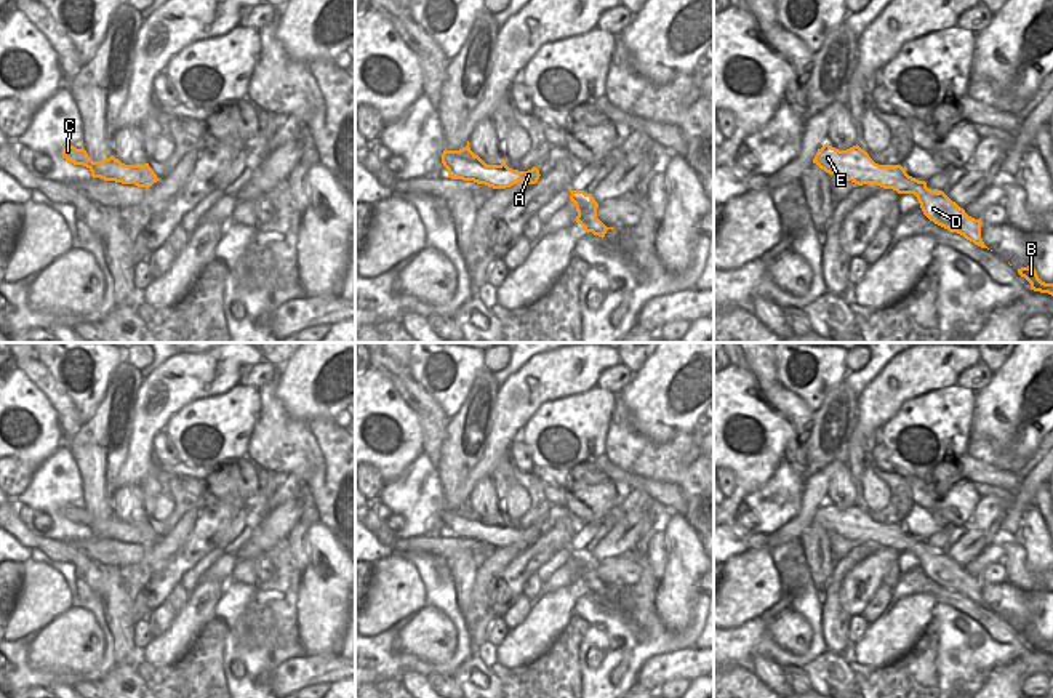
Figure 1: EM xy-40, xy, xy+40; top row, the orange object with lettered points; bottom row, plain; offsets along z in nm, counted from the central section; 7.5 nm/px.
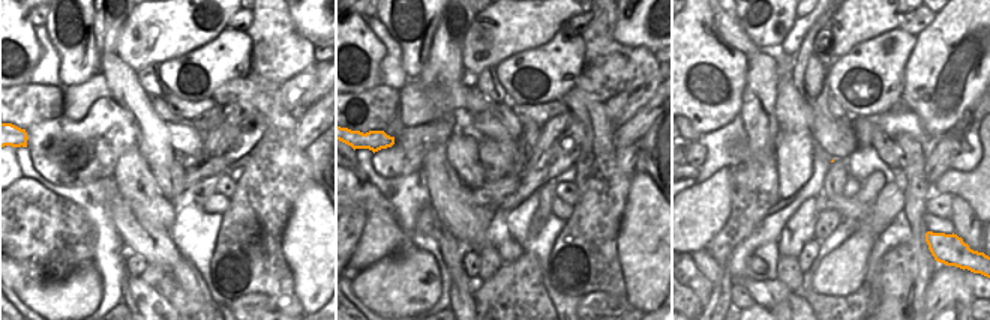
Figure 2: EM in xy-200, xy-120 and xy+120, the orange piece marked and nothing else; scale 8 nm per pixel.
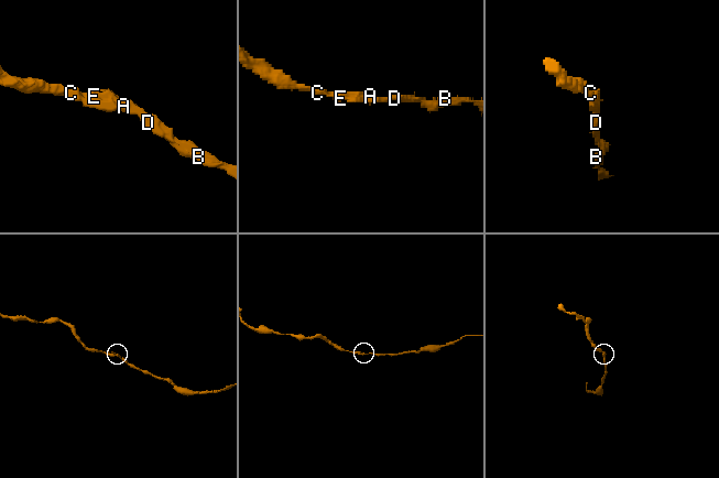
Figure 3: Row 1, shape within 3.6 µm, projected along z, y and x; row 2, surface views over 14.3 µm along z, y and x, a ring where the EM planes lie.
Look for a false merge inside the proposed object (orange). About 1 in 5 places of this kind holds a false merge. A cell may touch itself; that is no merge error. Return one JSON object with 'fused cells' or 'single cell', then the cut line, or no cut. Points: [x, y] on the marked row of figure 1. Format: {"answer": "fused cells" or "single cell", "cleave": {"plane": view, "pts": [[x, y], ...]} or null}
{"answer": "single cell", "cleave": null}

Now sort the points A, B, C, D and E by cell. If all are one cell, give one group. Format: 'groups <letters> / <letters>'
groups A B C D E

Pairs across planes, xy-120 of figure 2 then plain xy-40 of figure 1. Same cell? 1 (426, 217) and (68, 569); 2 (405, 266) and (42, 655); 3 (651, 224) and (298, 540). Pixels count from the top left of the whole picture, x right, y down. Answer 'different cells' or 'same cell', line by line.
1: different cells
2: same cell
3: different cells

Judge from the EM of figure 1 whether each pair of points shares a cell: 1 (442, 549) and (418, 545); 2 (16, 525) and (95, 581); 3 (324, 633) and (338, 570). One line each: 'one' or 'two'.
1: one
2: one
3: one

